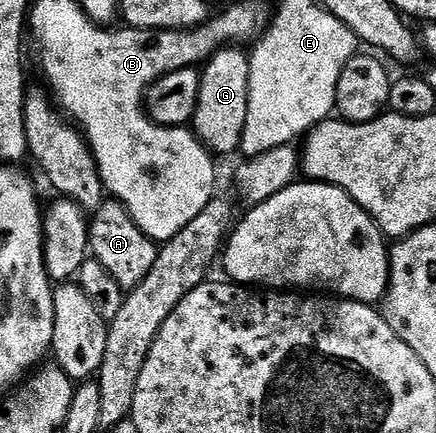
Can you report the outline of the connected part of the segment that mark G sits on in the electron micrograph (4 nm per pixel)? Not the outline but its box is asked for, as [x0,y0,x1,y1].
[192,45,250,156]

